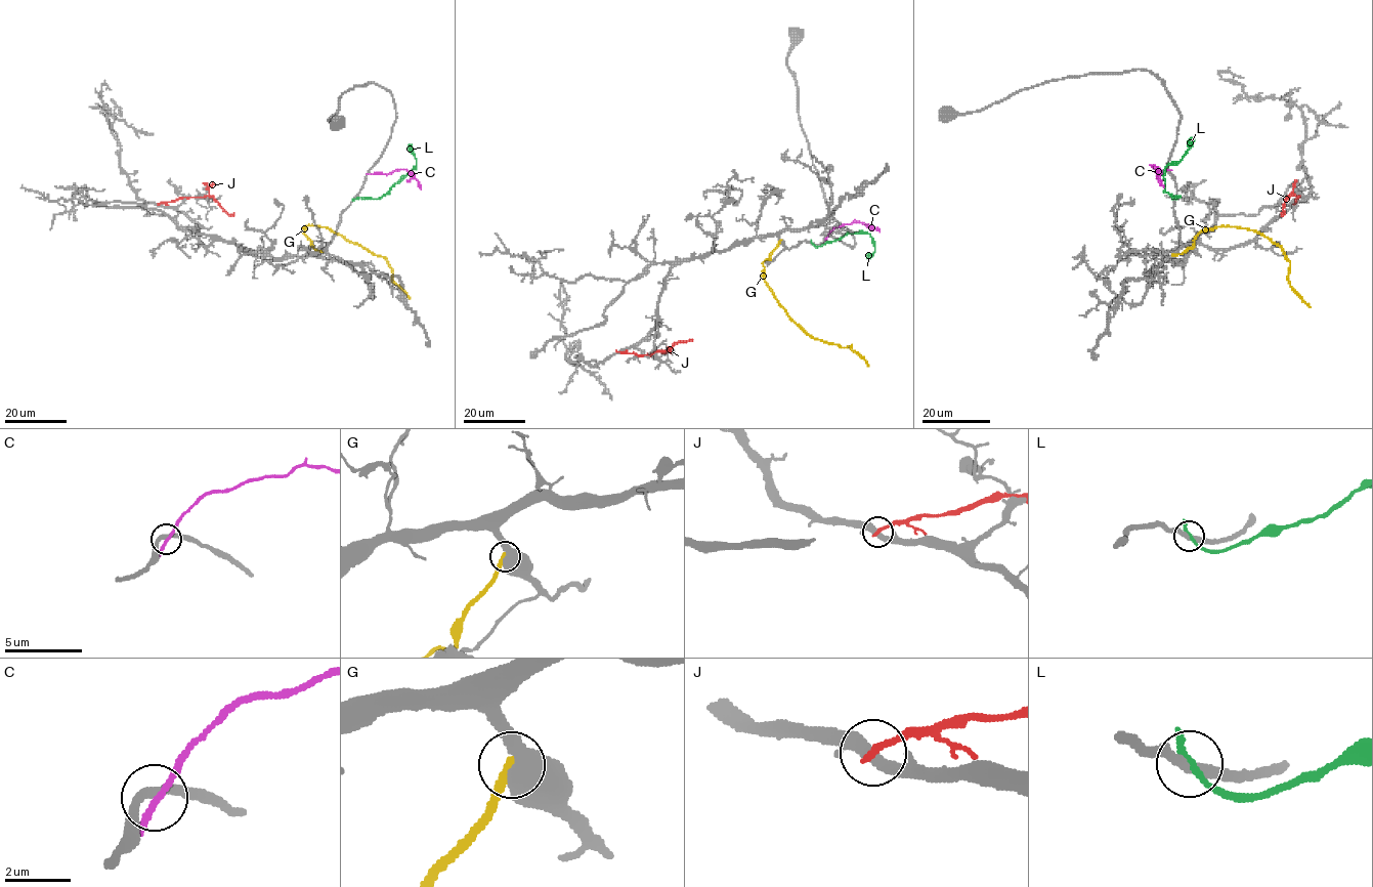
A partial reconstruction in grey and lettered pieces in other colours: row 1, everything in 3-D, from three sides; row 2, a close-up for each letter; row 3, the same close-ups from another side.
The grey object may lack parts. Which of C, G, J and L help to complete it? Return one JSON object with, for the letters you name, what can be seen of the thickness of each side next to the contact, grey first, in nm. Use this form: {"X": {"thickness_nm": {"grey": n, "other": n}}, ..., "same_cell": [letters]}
{"same_cell": []}

